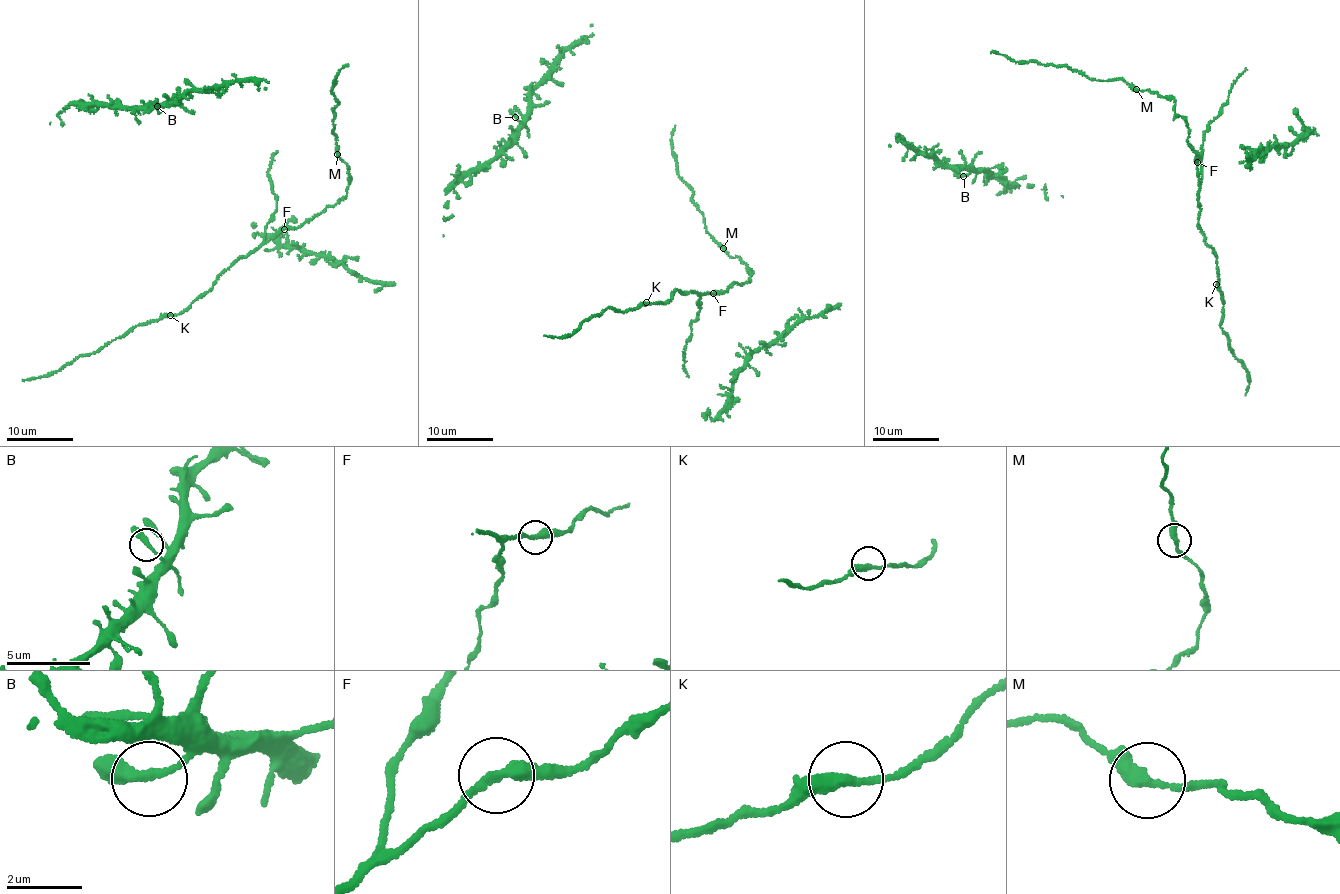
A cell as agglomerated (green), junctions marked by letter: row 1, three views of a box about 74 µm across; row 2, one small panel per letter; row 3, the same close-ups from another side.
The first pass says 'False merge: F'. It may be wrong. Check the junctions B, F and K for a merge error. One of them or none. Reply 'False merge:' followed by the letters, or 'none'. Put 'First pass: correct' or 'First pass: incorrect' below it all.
False merge: none
First pass: incorrect

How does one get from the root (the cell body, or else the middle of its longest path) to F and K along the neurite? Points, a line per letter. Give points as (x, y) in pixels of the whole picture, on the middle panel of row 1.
F: (696, 204), (713, 240), (748, 266), (750, 274), (753, 271), (745, 283), (736, 282), (725, 291), (713, 293)
K: (696, 204), (713, 240), (748, 266), (750, 279), (722, 292), (678, 289), (664, 303), (646, 302)

